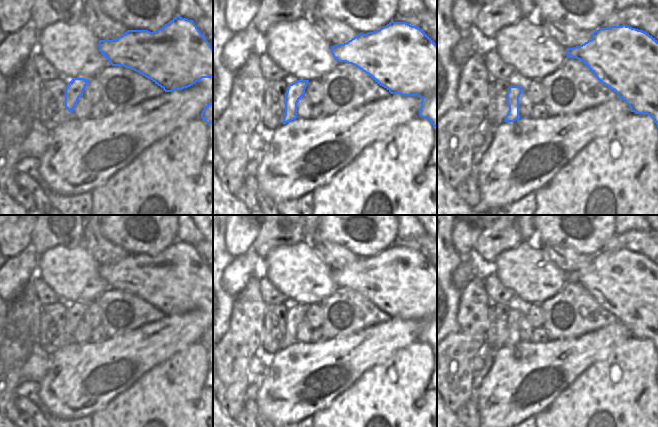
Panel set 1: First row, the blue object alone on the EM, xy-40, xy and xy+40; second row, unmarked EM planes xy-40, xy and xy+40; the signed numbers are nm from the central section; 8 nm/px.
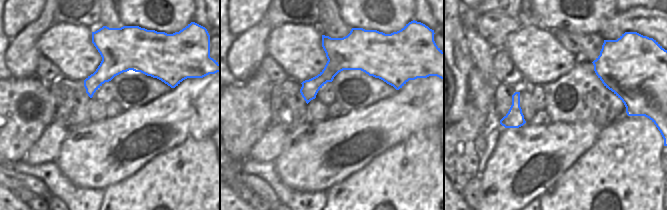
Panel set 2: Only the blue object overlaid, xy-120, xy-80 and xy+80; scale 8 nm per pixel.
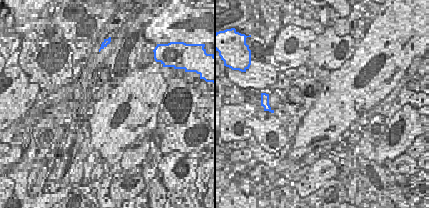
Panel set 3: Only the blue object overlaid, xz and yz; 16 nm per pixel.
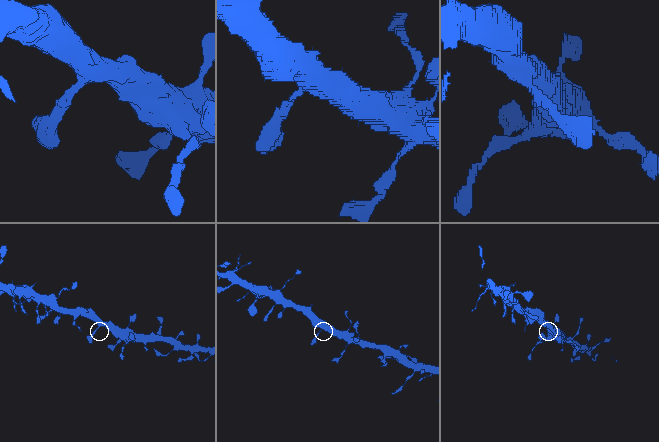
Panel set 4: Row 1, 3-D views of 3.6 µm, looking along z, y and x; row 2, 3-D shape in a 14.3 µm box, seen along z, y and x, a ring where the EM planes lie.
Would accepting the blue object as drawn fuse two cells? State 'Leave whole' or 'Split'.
Leave whole

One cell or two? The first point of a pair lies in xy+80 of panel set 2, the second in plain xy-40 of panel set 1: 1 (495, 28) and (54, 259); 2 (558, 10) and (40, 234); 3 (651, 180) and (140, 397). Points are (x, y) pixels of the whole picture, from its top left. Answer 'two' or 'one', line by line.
1: two
2: two
3: one

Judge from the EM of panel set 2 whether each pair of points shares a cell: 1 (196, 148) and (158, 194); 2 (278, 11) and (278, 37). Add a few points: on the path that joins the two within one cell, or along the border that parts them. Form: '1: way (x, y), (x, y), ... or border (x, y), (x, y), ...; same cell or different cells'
1: way (193, 159), (169, 183); same cell
2: border (301, 23), (281, 23), (272, 28); different cells

